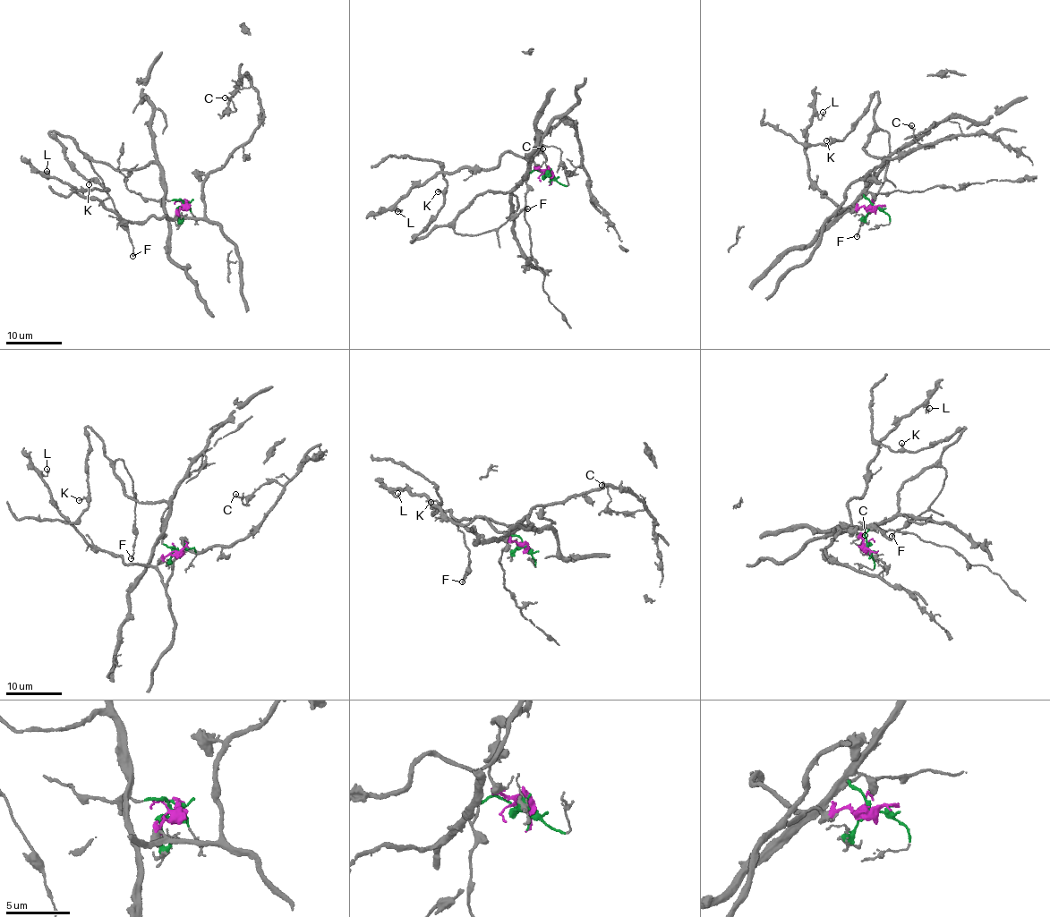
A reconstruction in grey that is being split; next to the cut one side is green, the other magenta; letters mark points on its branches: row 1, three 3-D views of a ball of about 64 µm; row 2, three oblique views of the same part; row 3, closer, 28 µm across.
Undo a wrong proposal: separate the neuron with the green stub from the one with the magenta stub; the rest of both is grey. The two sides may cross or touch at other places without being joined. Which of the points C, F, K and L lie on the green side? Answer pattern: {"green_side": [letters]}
{"green_side": ["F", "K"]}

